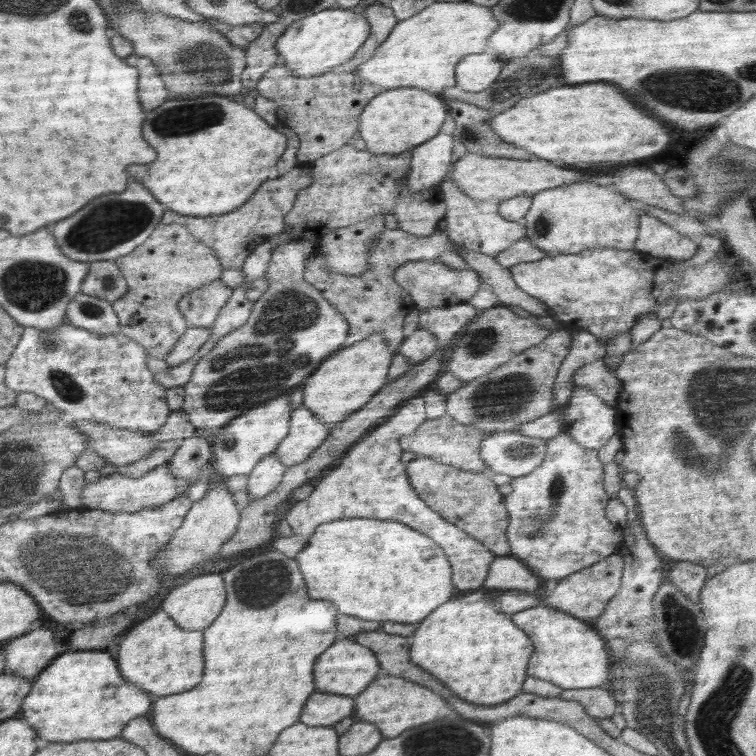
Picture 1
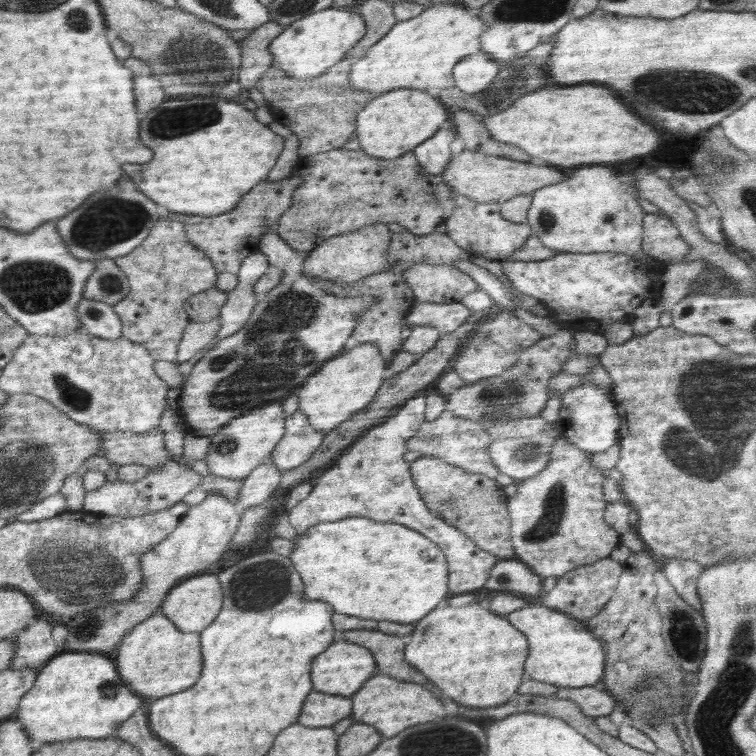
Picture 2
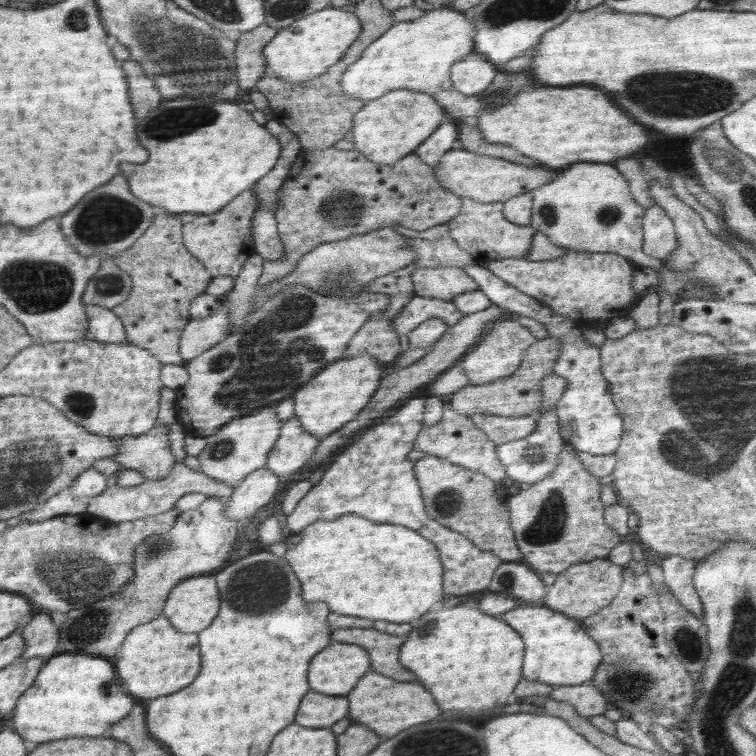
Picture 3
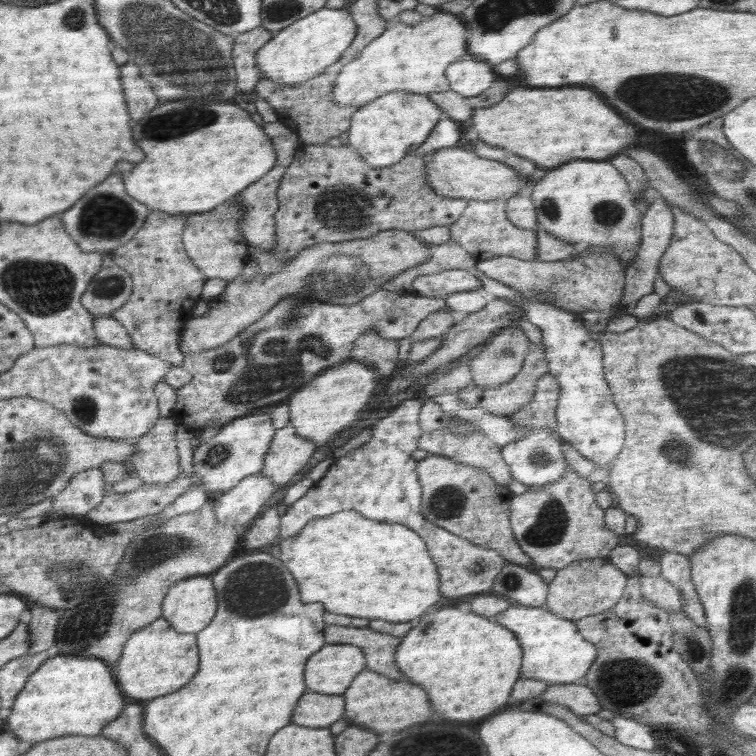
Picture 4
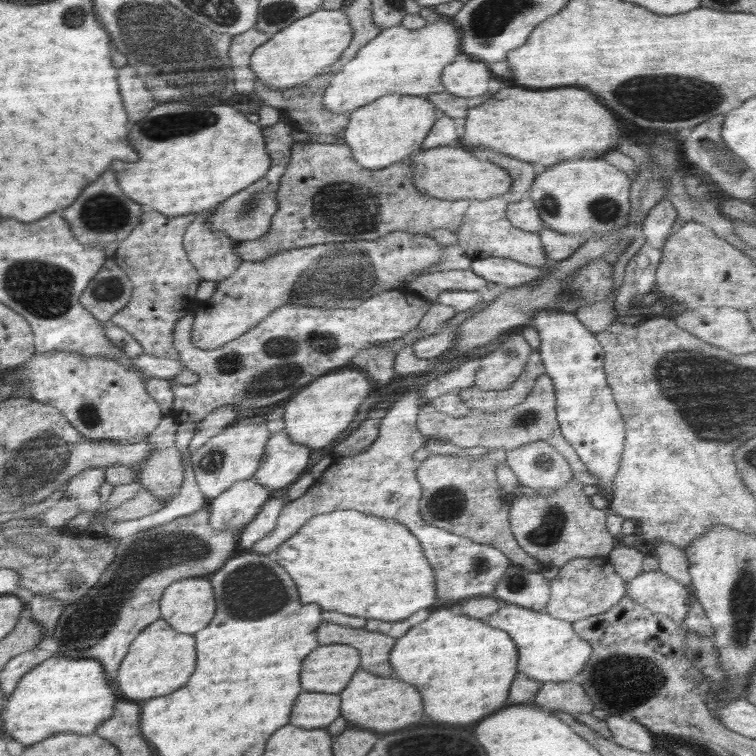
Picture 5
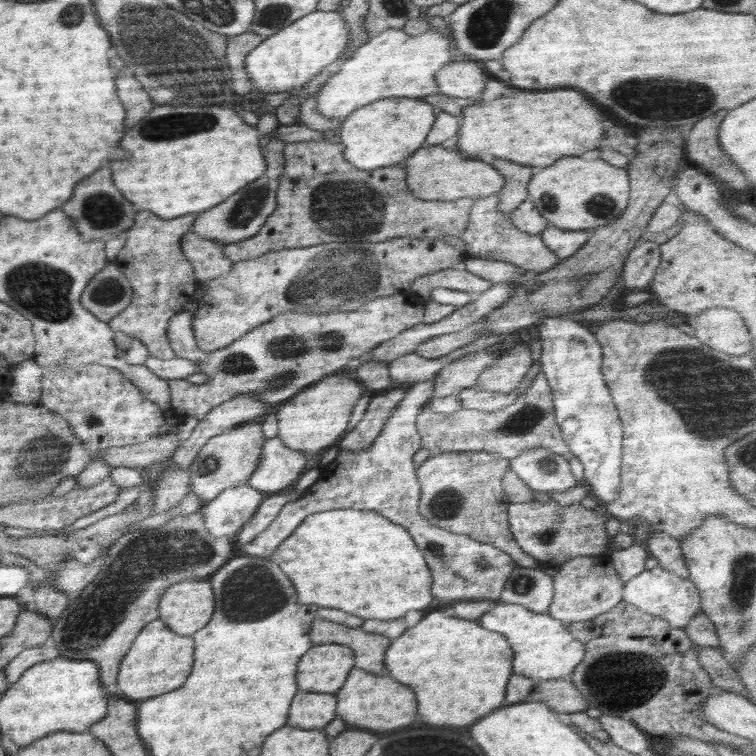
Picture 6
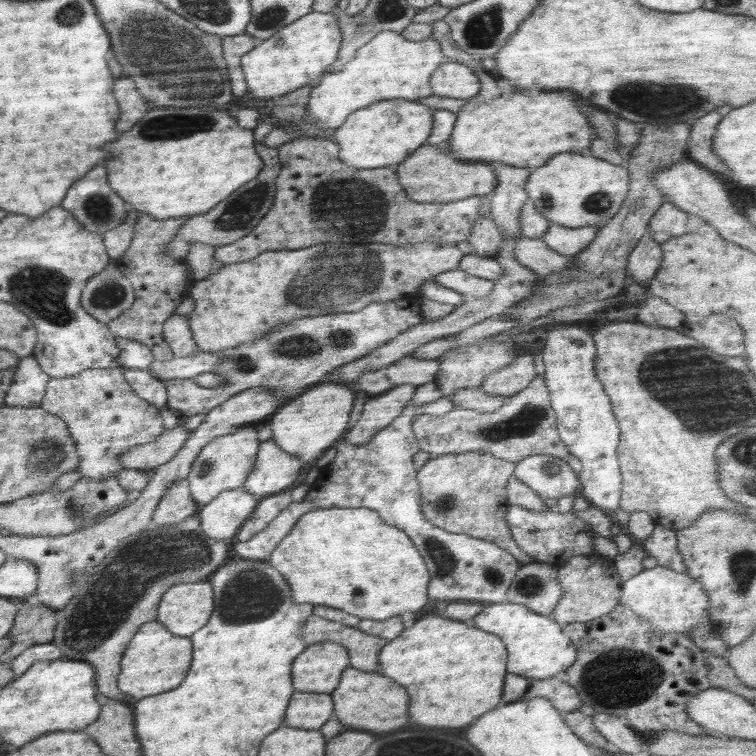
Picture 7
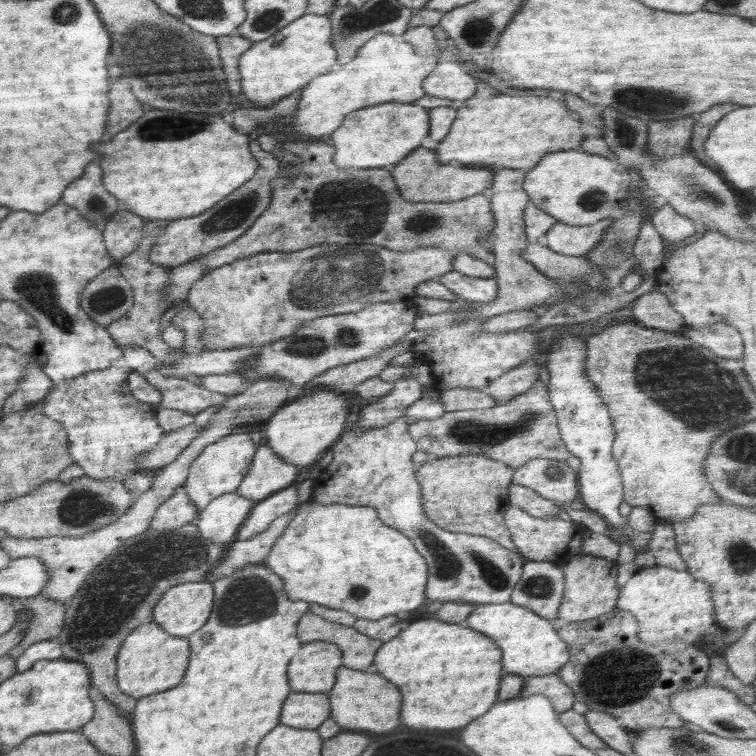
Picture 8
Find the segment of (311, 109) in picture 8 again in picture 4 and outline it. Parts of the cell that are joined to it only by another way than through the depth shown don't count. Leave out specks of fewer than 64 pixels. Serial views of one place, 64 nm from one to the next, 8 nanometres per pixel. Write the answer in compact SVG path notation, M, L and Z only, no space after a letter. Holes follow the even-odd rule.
M440 10L432 17L424 17L418 24L391 24L367 44L352 62L343 66L329 99L338 107L362 107L388 92L430 95L450 91L446 68L468 54L468 35L467 24L461 20L460 14Z

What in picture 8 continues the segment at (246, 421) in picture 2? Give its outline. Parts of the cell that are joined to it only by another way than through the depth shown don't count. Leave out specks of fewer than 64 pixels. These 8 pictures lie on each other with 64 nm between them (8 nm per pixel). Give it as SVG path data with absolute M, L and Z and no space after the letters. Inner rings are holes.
M246 431L230 433L204 448L190 465L189 475L183 484L192 504L199 511L205 510L208 503L218 496L235 491L247 474L257 448L258 445L250 438L250 432Z

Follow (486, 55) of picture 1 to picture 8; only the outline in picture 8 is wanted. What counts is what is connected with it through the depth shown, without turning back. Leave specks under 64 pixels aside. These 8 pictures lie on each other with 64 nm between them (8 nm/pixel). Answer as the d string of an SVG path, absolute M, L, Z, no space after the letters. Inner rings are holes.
M444 57L424 80L424 93L461 103L472 98L478 88L477 84L478 80L470 76L460 63Z

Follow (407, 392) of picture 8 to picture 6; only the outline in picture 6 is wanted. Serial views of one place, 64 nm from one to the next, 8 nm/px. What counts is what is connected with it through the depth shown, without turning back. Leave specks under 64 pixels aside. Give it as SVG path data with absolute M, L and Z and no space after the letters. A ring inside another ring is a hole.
M409 387L395 388L385 395L371 398L362 420L338 441L340 451L358 452L368 448L393 415L393 410L400 404Z

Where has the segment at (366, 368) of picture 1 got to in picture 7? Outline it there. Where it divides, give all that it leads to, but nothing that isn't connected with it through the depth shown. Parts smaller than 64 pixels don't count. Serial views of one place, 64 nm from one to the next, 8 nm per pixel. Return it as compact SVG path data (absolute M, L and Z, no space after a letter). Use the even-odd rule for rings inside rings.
M327 381L324 384L314 384L270 416L271 439L278 448L301 458L303 462L320 459L324 452L334 446L347 432L346 424L348 424L356 392L352 385L341 382Z

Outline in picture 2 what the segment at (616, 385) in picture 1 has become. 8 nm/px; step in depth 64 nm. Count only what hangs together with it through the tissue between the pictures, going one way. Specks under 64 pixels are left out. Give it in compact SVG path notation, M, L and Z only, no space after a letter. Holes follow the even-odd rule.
M601 361L587 374L587 376L574 376L572 374L558 373L547 382L549 396L564 394L569 388L575 387L582 382L597 384L611 398L613 393L613 380L607 370L601 365Z

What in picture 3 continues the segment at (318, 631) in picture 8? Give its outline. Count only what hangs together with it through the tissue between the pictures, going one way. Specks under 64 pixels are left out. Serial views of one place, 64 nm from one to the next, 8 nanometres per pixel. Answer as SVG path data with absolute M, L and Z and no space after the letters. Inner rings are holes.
M337 628L330 633L331 642L344 642L360 645L370 657L370 670L394 678L398 682L412 682L416 676L406 672L399 663L399 648L404 644L407 635L391 635L370 628Z

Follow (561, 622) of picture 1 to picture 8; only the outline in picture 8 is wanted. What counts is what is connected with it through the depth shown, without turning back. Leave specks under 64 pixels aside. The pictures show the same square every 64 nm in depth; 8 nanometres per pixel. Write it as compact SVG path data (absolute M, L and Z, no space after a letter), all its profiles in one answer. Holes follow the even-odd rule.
M510 601L502 604L477 603L470 616L460 624L493 638L499 645L502 651L502 677L505 674L533 677L556 673L571 657L568 645L557 632L558 624Z

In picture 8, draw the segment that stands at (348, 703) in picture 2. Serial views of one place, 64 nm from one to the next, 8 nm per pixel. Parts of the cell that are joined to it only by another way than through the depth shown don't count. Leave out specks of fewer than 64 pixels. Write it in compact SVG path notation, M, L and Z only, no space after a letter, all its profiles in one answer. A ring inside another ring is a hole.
M296 692L288 696L280 724L300 729L317 729L328 717L330 703L327 693Z

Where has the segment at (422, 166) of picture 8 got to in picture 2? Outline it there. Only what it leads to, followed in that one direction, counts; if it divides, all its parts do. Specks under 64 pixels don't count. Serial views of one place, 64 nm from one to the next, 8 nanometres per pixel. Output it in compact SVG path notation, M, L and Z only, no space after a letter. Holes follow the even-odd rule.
M464 150L450 157L440 175L445 184L457 194L467 196L479 203L488 201L503 203L512 197L525 195L551 184L558 184L566 180L569 173L567 169L552 167L541 161L520 162L506 157Z

